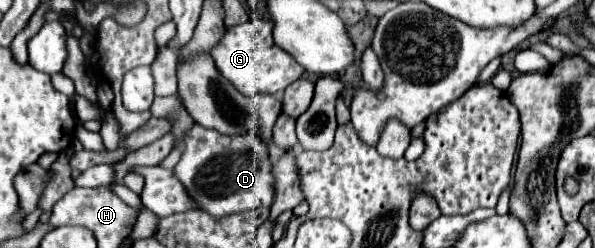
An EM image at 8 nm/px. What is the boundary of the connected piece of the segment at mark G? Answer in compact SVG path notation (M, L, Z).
M254 19L248 23L236 25L228 29L220 45L216 45L216 49L210 51L218 71L228 81L232 81L236 89L240 89L246 95L258 95L258 93L274 95L278 91L284 91L288 85L292 85L304 75L302 65L298 65L298 61L290 53L286 53L274 43L272 29L274 25L268 19Z

